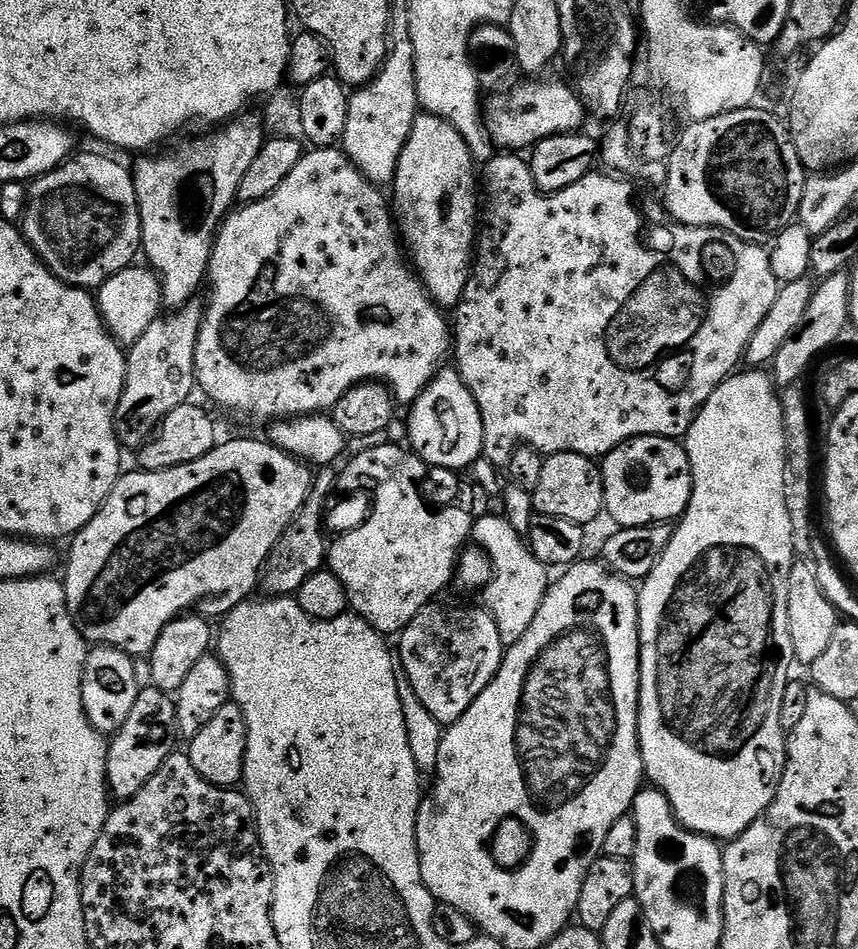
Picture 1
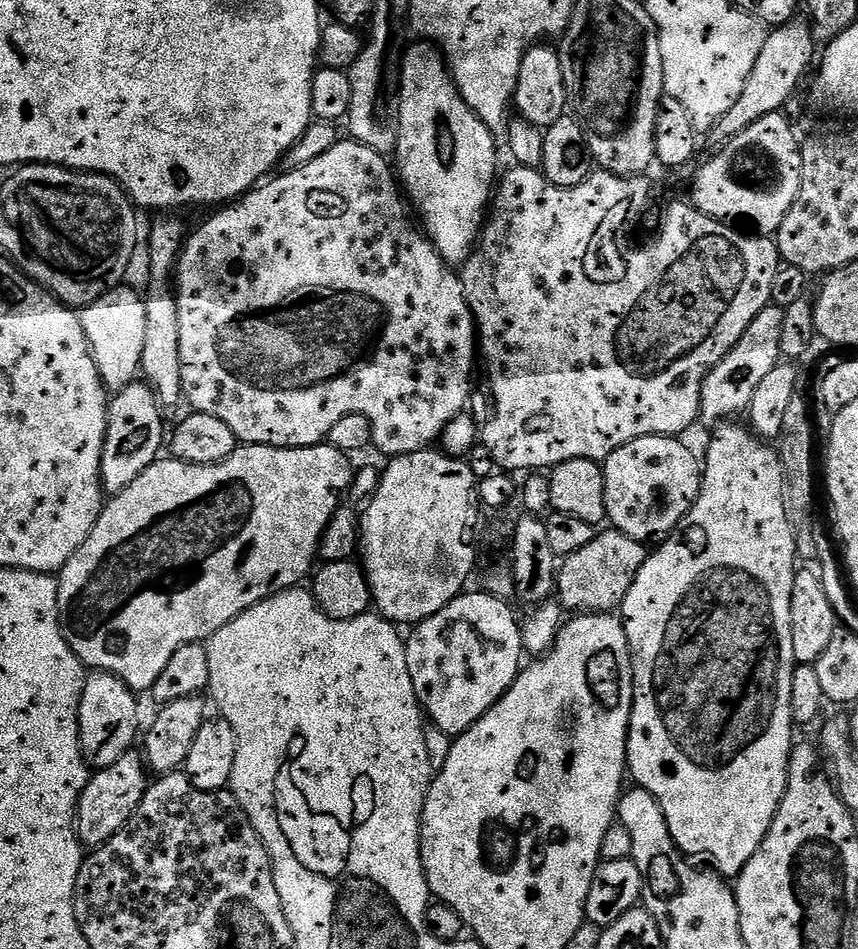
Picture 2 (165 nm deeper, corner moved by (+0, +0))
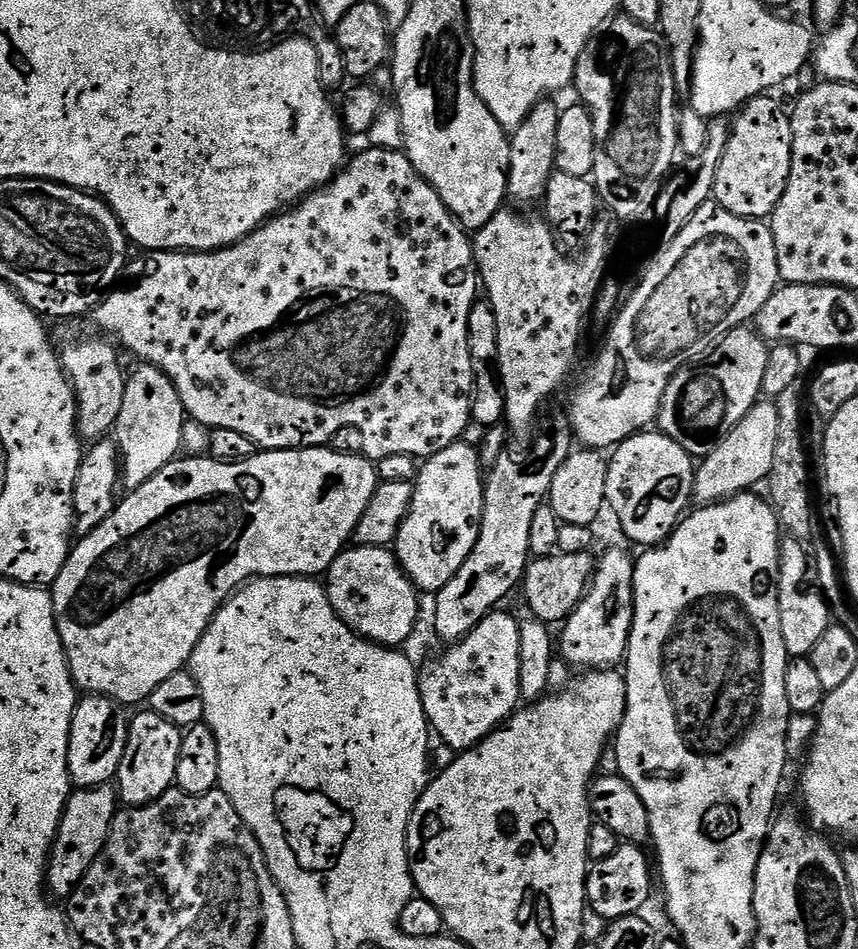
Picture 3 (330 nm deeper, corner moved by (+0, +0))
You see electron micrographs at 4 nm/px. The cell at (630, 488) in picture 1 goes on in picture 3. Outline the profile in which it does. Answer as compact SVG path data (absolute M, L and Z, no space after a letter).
M645 430L611 449L608 460L608 473L606 474L606 504L616 515L620 528L636 544L648 544L644 546L659 546L676 531L693 499L692 483L696 477L693 457L688 455L678 442L674 442L669 436L659 430Z

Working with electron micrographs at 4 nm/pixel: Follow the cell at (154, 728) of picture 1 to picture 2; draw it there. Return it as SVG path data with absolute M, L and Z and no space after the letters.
M130 750L122 758L118 758L114 766L99 769L89 779L88 785L80 795L80 805L76 807L76 834L81 845L95 850L110 838L114 838L114 834L118 834L118 830L126 826L134 810L138 810L142 798L148 793L149 783L149 769L141 753L136 750Z

